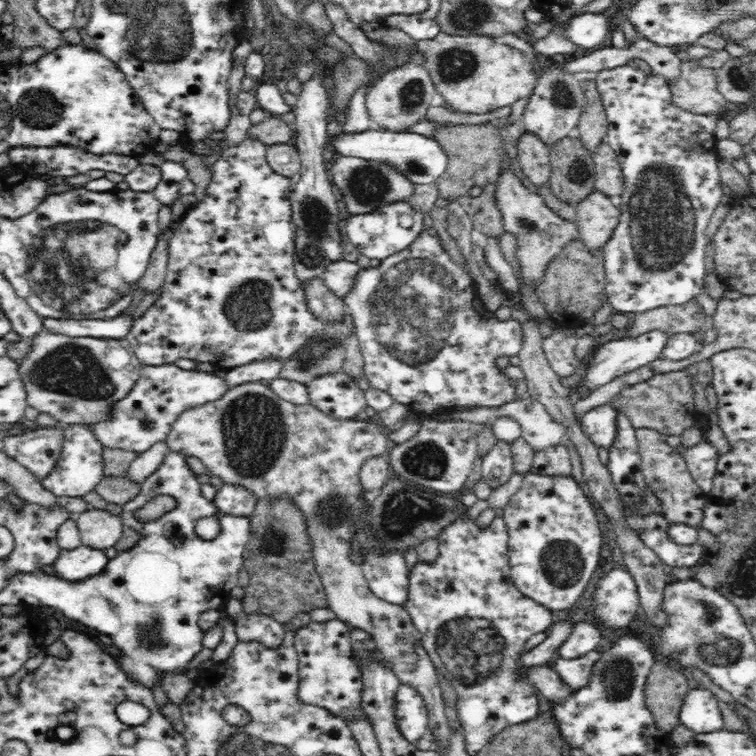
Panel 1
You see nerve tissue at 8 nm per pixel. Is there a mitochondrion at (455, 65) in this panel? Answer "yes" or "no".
yes

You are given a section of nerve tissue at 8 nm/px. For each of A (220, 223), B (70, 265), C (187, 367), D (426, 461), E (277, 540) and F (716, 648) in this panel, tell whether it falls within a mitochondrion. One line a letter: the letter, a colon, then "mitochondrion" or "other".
A: other
B: mitochondrion
C: other
D: mitochondrion
E: mitochondrion
F: mitochondrion

